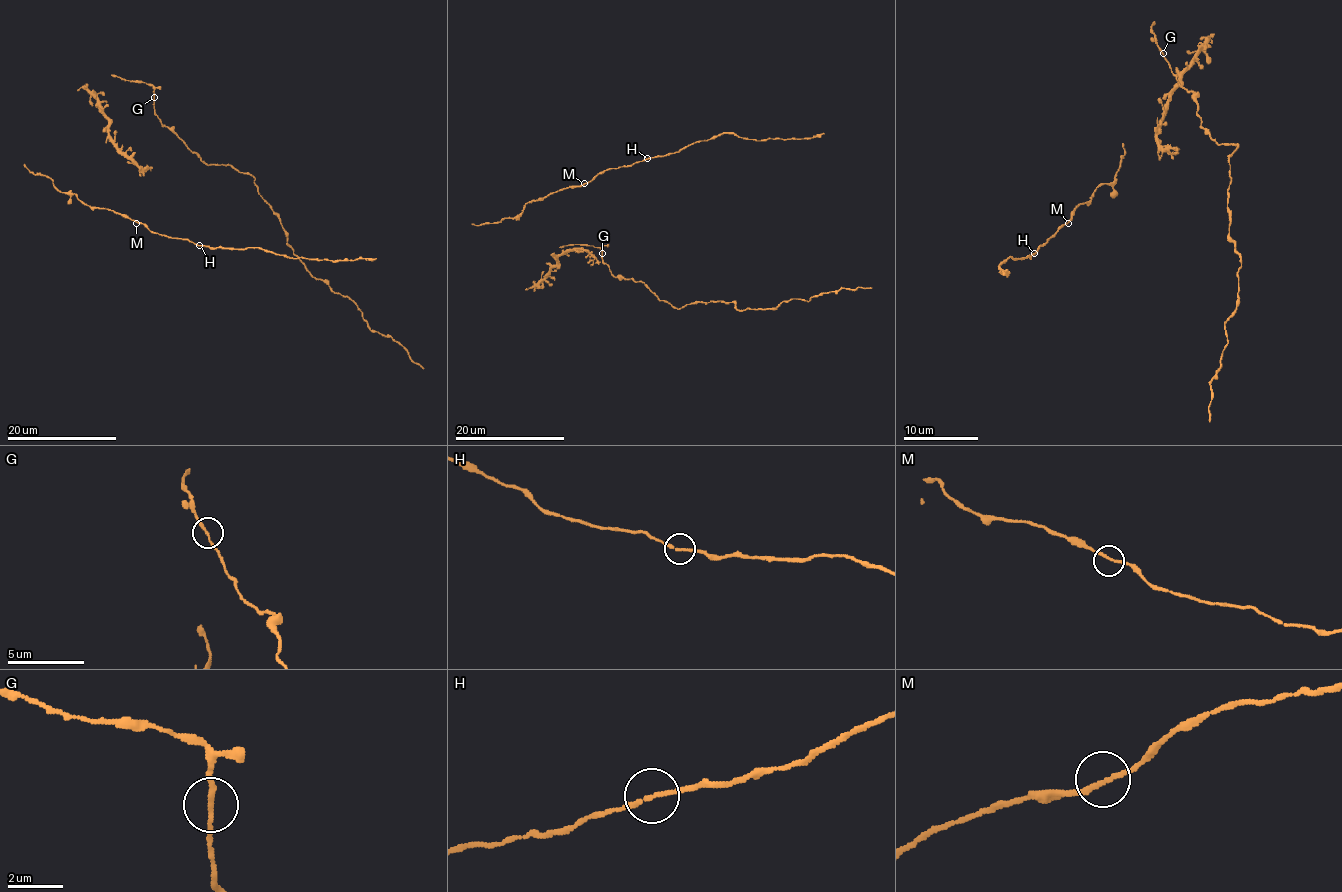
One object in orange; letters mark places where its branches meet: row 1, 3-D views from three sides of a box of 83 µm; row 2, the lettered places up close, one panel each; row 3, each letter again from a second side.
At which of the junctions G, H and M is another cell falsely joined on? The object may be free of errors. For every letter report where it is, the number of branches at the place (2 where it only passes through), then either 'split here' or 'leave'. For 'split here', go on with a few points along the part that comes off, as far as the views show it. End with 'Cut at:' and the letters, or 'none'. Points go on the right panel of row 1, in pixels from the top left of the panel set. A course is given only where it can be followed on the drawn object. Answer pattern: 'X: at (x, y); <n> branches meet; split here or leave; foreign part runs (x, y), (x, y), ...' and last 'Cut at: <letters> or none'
G: at (1163, 53); 2 branches meet; leave
H: at (1034, 253); 2 branches meet; leave
M: at (1068, 223); 2 branches meet; leave
Cut at: none

